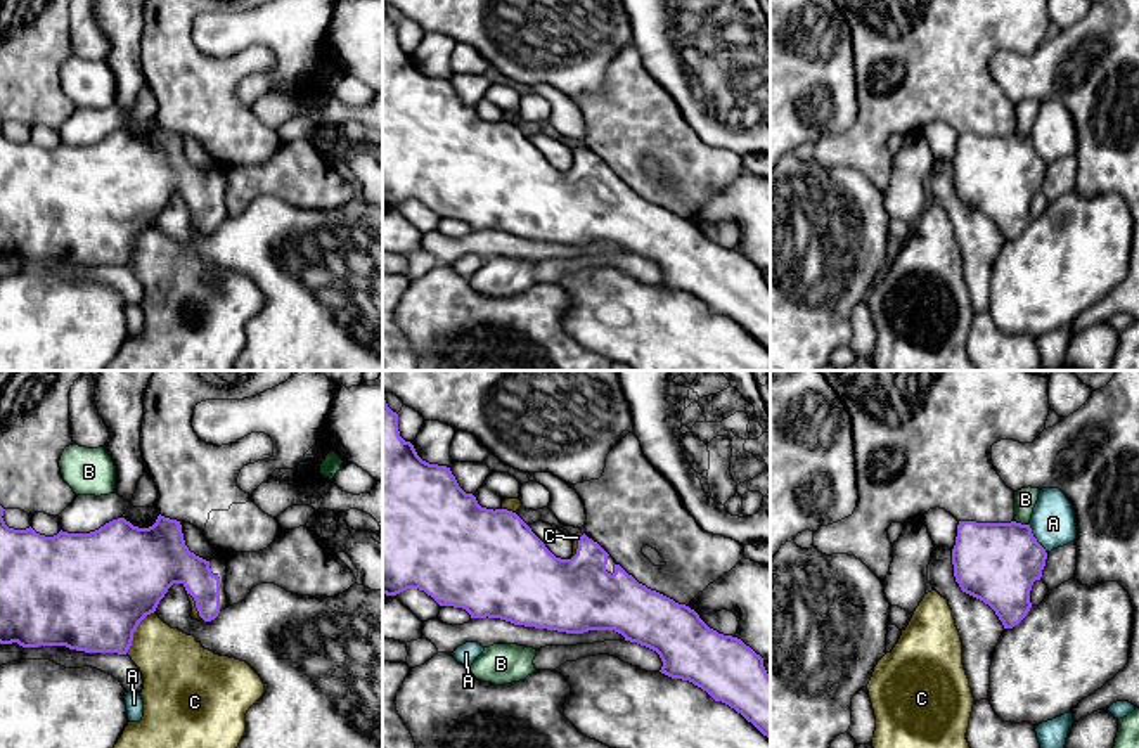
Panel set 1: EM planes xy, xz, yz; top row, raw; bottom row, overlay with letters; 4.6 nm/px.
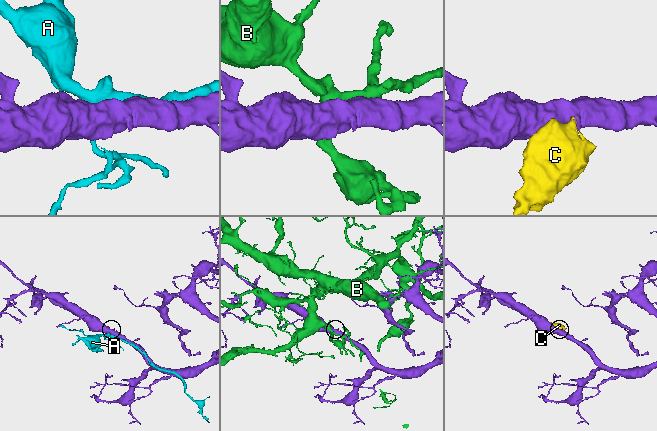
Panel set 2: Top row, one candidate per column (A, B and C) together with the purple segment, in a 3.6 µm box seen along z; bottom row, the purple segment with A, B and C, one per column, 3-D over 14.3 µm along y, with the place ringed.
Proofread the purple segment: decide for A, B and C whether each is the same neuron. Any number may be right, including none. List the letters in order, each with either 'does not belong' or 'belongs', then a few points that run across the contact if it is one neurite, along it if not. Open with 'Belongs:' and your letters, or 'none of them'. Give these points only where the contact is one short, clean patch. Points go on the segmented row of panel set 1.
Belongs: C
A: does not belong
B: does not belong
C: belongs

